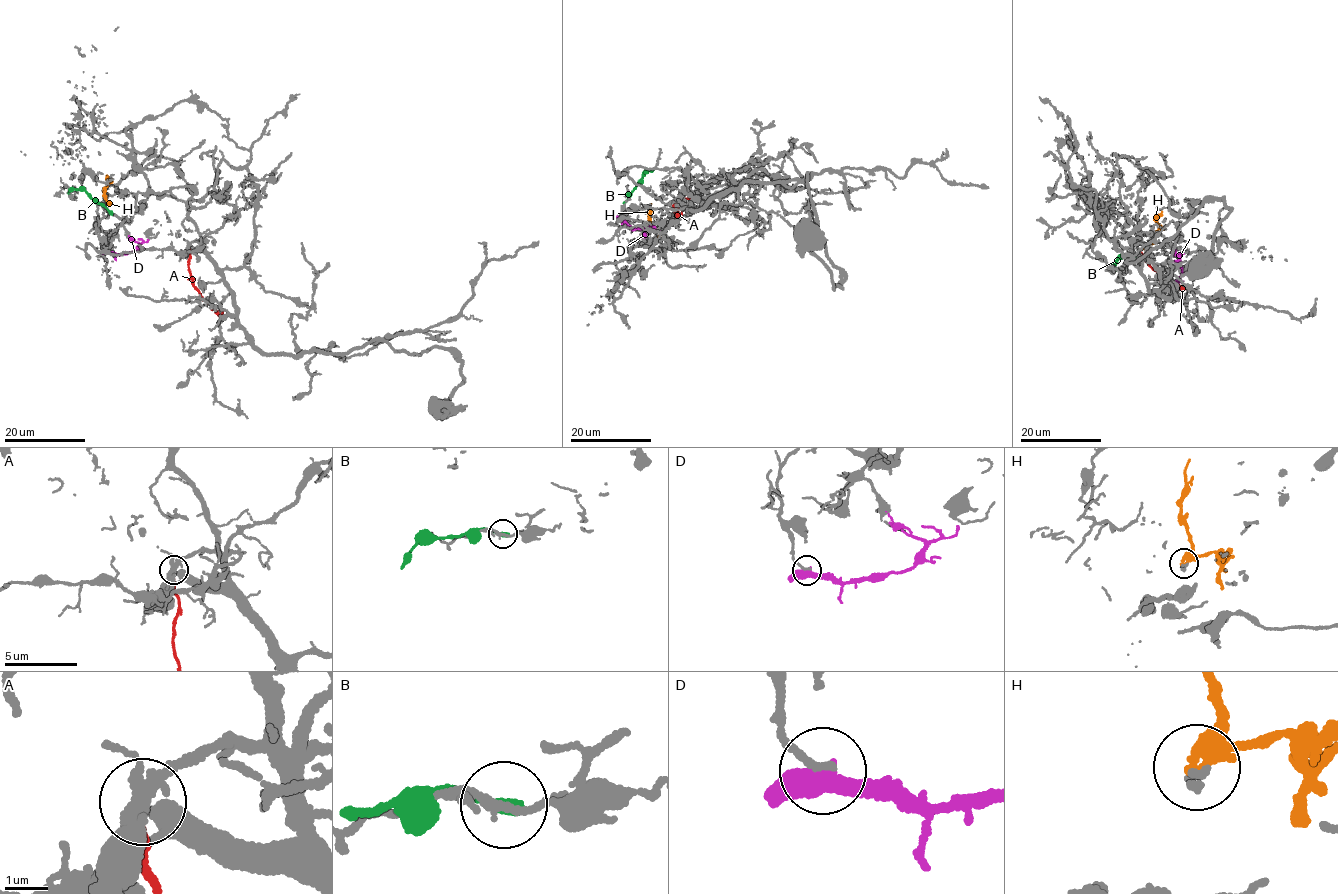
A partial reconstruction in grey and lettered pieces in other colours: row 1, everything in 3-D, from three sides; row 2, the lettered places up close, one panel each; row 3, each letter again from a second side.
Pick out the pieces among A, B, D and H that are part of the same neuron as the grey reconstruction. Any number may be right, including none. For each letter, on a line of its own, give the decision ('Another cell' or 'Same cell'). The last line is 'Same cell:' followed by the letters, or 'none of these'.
A: Another cell
B: Another cell
D: Another cell
H: Another cell
Same cell: none of these

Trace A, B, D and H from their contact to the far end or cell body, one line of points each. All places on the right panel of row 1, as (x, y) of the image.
A: (1140, 253), (1165, 284), (1177, 286)
B: (1142, 255), (1123, 255), (1113, 266), (1116, 270)
D: (1176, 281), (1181, 273), (1181, 251)
H: (1163, 228), (1157, 230), (1155, 240), (1142, 249)

